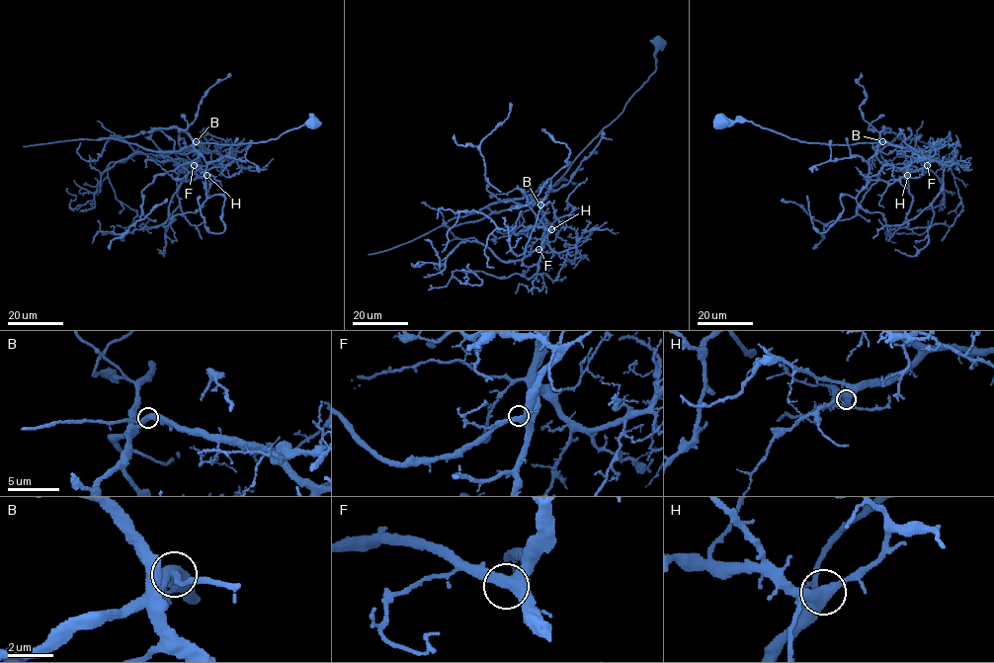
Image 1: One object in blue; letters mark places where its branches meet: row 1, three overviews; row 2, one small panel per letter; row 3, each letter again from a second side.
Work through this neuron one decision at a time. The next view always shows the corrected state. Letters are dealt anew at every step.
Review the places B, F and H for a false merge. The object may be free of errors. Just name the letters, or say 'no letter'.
no letter

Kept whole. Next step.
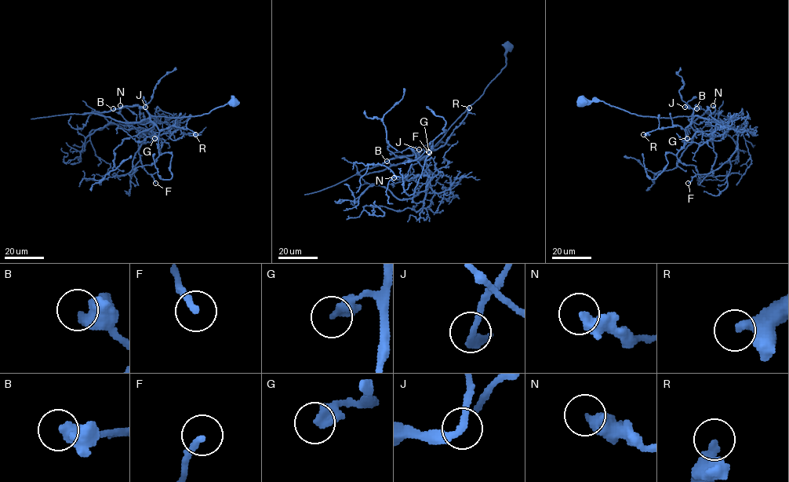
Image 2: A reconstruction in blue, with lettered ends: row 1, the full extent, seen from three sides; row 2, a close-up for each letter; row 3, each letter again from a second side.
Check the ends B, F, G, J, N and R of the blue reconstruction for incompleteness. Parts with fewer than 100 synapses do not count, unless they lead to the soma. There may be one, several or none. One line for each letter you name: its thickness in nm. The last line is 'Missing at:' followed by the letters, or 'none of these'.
Missing at: none of these

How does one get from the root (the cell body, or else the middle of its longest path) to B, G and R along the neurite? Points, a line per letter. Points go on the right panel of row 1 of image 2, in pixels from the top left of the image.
B: (583, 102), (604, 101), (638, 115), (658, 118), (694, 116), (693, 110), (696, 106), (700, 107), (696, 108)
G: (583, 102), (604, 101), (638, 115), (658, 118), (694, 116), (685, 128), (687, 138)
R: (583, 102), (604, 101), (638, 115), (658, 118), (694, 116), (685, 129), (673, 125), (643, 134)

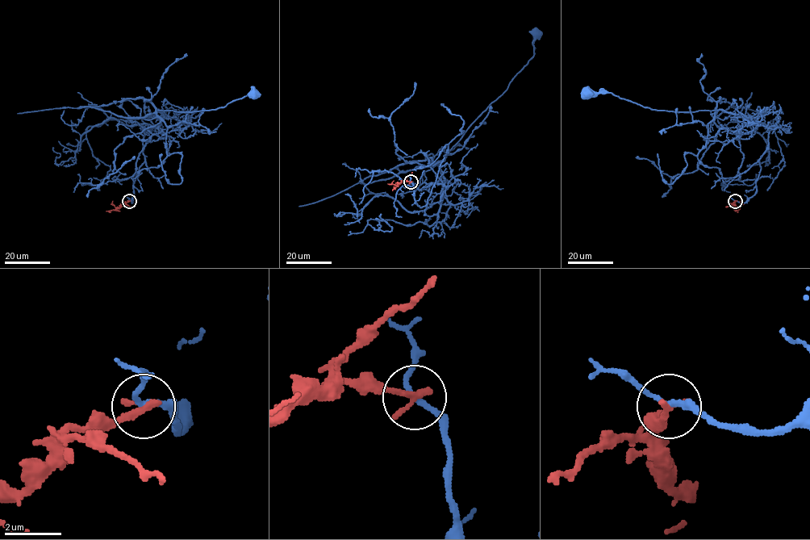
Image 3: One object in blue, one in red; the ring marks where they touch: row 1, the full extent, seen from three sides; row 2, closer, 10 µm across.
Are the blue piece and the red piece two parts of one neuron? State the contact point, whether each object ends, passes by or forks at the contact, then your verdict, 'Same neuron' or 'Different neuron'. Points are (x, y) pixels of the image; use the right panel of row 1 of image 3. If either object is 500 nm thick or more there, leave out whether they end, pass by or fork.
Place: (735, 201). At the ring blue passes by. At the ring red ends. Different neuron

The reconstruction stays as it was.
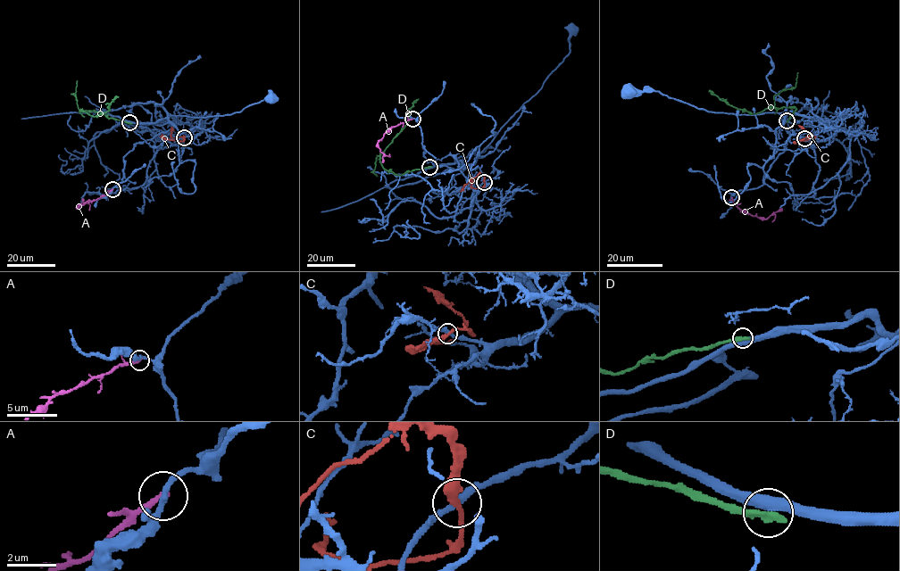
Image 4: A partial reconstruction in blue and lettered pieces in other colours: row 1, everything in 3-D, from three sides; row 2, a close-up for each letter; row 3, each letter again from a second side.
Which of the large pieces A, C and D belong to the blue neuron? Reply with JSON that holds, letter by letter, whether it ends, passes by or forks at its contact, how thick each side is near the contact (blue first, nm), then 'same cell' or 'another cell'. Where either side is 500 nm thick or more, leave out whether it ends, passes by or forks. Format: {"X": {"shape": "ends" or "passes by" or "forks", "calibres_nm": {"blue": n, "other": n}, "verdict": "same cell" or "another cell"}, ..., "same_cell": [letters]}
{"A": {"shape": "ends", "calibres_nm": {"blue": 240, "other": 200}, "verdict": "another cell"}, "C": {"shape": "passes by", "calibres_nm": {"blue": 320, "other": 280}, "verdict": "another cell"}, "D": {"shape": "ends", "calibres_nm": {"blue": 480, "other": 360}, "verdict": "another cell"}, "same_cell": []}

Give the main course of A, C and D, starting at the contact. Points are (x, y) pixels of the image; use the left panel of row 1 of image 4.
A: (112, 189), (78, 207), (86, 203), (89, 204), (89, 210)
C: (184, 137), (178, 142), (159, 136)
D: (129, 123), (107, 118), (101, 112), (79, 111), (97, 116), (106, 112), (110, 103), (118, 96)

